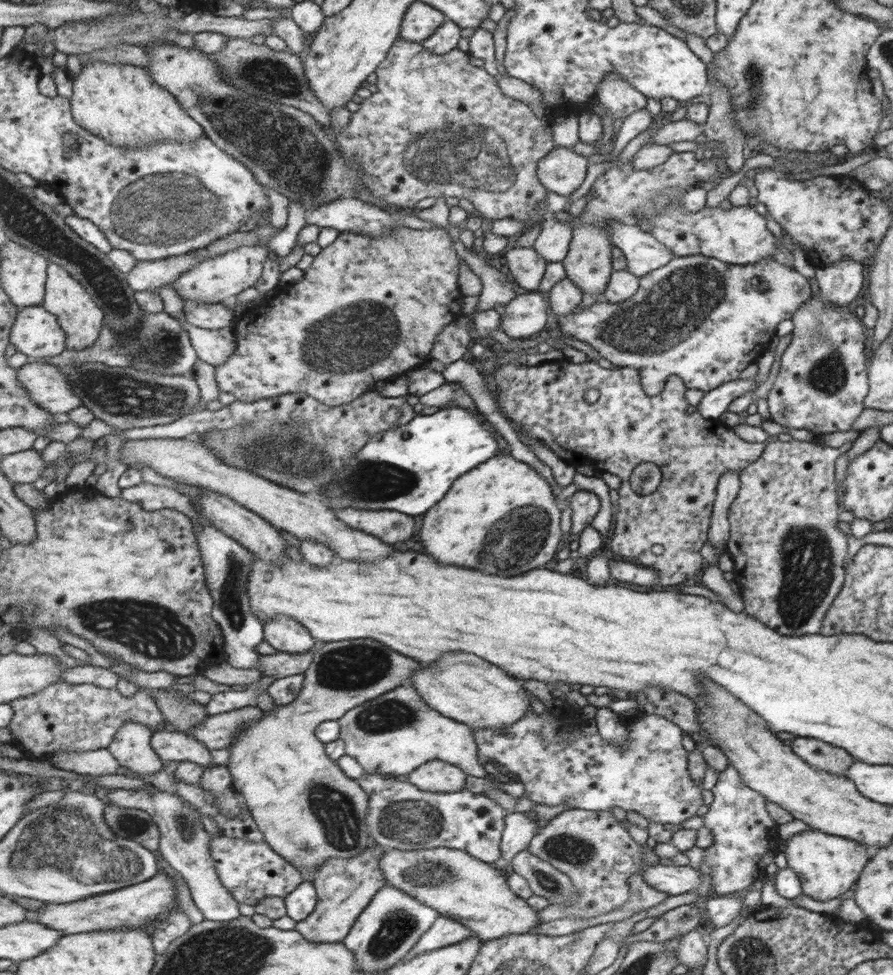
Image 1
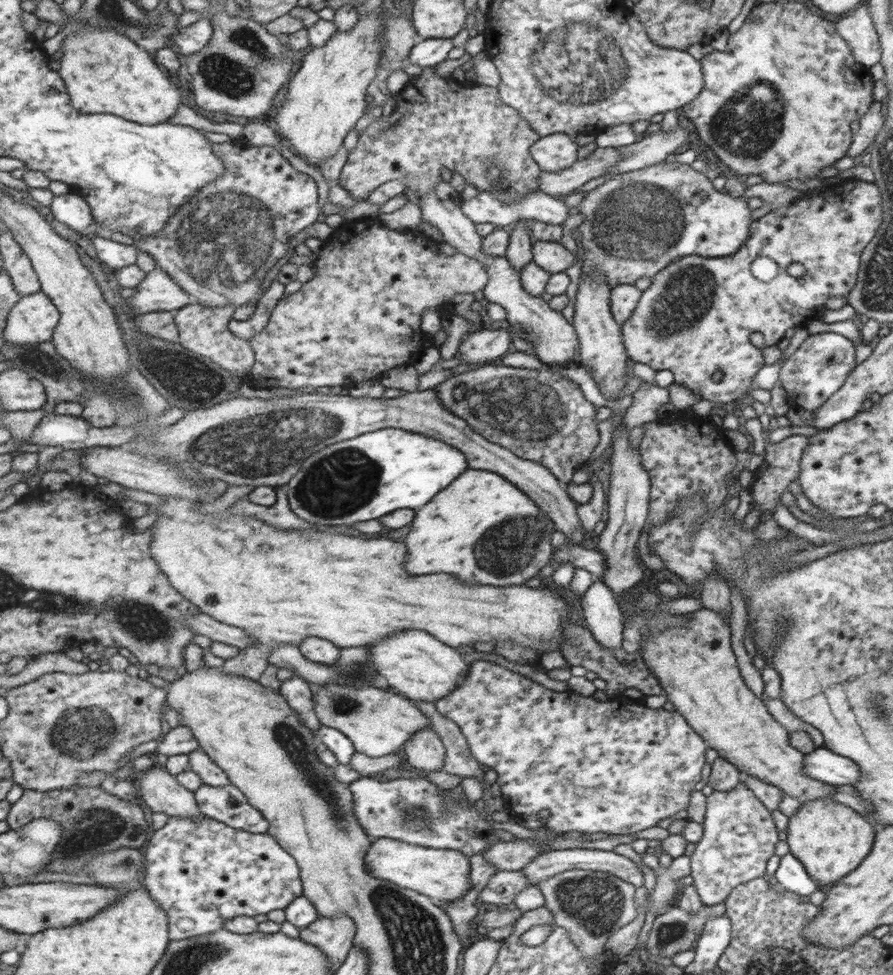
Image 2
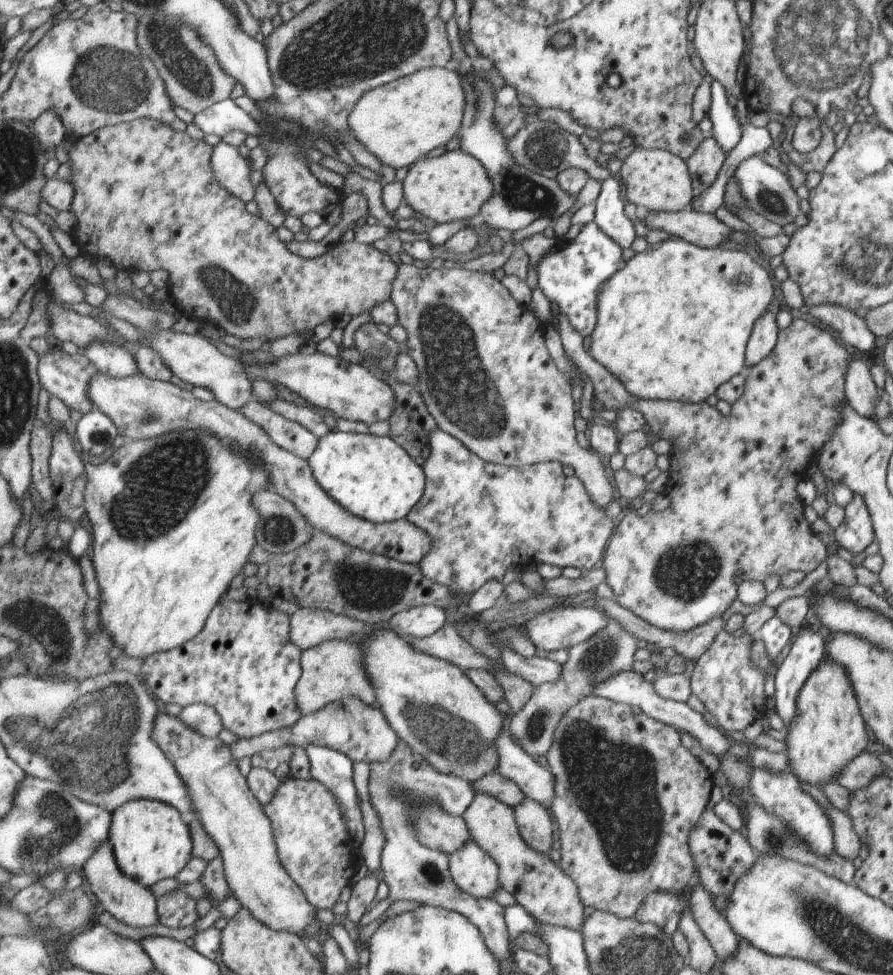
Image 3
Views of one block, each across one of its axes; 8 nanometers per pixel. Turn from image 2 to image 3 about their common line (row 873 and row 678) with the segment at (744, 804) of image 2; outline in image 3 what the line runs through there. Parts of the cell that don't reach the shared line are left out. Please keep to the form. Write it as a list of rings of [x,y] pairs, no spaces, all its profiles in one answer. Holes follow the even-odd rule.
[[[724,629],[715,634],[709,646],[695,662],[690,680],[690,694],[693,694],[711,713],[717,727],[724,733],[737,731],[749,726],[753,720],[761,717],[765,710],[763,694],[763,672],[751,664],[751,646],[753,636],[733,636]]]

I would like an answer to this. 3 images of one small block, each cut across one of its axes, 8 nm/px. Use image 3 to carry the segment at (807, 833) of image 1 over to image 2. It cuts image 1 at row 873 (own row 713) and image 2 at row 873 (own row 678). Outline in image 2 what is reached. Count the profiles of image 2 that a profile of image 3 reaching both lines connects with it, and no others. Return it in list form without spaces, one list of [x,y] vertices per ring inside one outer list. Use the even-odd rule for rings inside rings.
[[[818,798],[803,802],[795,814],[788,817],[786,842],[788,852],[803,865],[816,884],[824,887],[824,884],[839,881],[860,865],[871,844],[875,844],[875,830],[876,827],[852,807],[831,798]]]

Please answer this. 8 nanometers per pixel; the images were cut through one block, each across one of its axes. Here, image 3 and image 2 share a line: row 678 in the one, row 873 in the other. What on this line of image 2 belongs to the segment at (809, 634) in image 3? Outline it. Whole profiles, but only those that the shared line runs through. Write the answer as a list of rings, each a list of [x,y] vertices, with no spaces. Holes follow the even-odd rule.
[[[791,853],[779,857],[778,867],[770,880],[778,882],[784,890],[800,896],[809,896],[817,891],[814,879],[805,872],[803,865]]]

